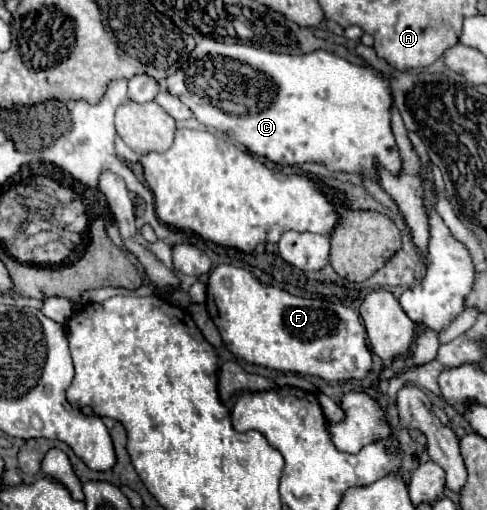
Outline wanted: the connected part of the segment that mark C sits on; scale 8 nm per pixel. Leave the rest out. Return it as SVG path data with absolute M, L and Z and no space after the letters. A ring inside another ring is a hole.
M204 38L190 54L186 68L180 68L166 78L166 86L172 96L180 98L180 102L192 110L198 122L222 130L252 154L260 154L274 164L294 166L304 162L324 162L330 170L360 172L374 178L378 158L382 168L400 172L400 156L390 130L392 90L388 78L380 76L370 66L350 64L332 52L316 50L294 56Z

